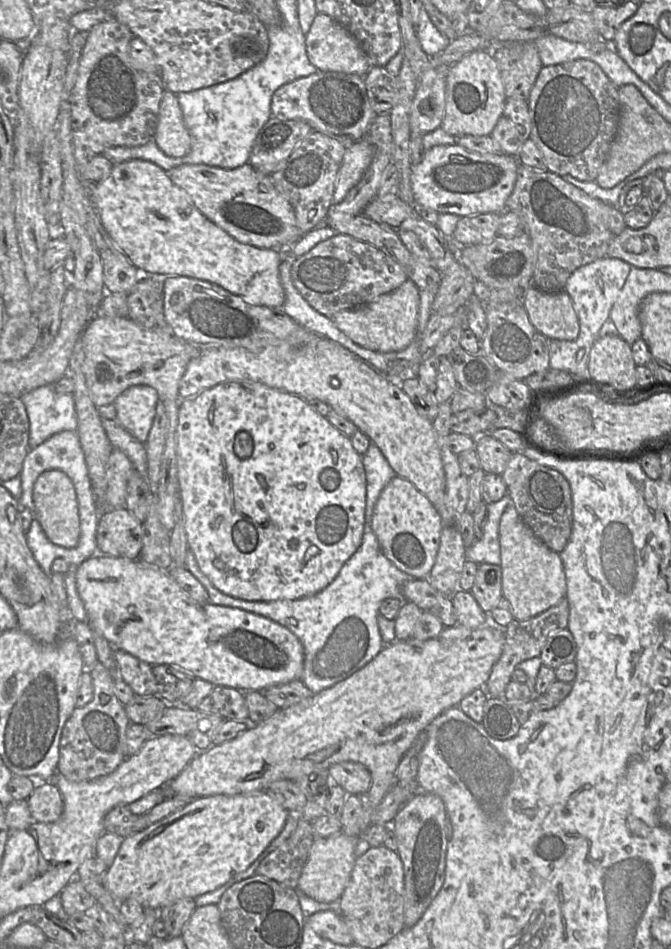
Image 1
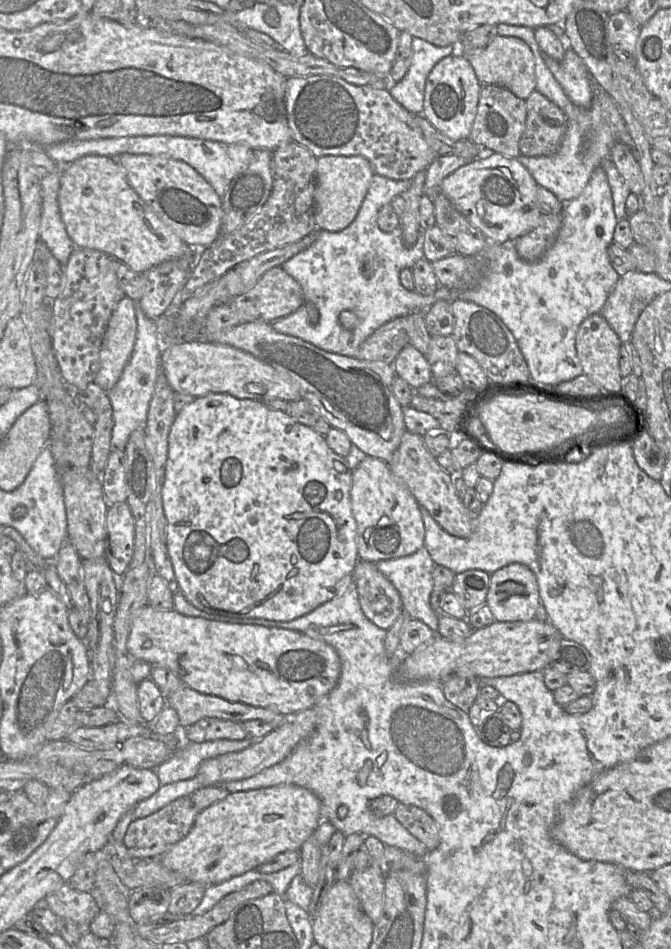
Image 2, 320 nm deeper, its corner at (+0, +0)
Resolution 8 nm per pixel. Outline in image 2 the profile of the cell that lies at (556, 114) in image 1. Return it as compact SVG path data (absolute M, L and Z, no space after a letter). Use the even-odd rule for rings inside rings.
M537 90L525 101L527 117L519 143L521 154L536 157L556 153L567 130L564 112Z

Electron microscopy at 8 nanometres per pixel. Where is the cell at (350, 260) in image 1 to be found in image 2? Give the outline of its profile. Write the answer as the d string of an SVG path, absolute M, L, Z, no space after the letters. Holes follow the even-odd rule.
M276 266L265 272L253 288L231 299L230 302L237 311L240 323L253 321L272 323L290 315L306 303L299 282L286 273L281 266Z

